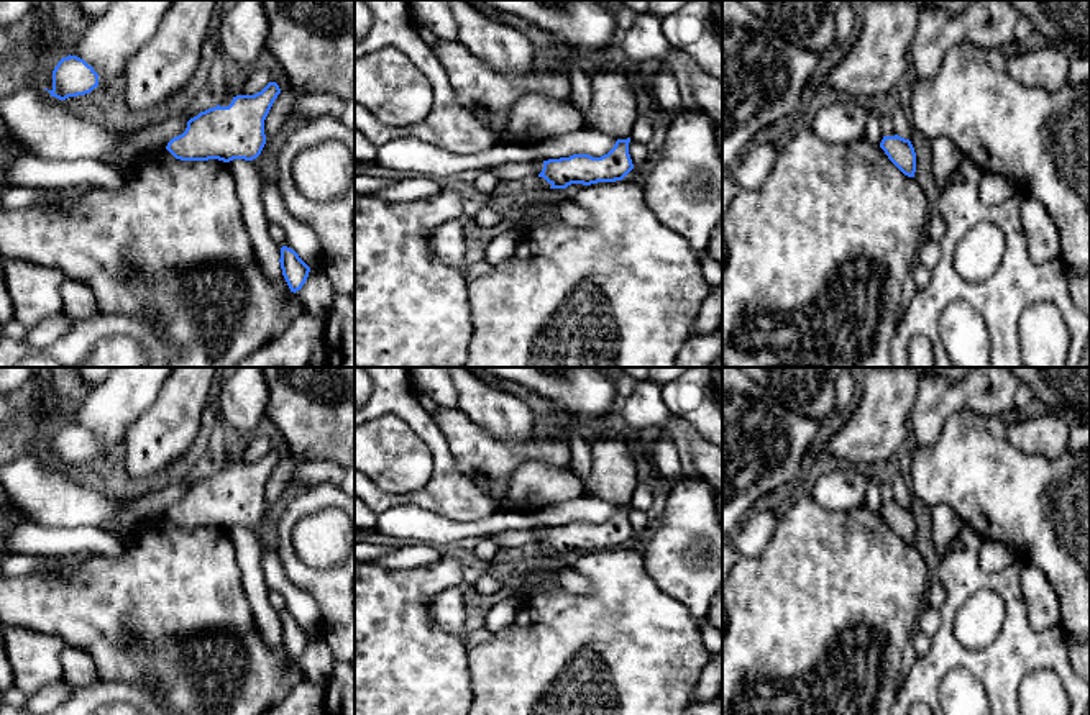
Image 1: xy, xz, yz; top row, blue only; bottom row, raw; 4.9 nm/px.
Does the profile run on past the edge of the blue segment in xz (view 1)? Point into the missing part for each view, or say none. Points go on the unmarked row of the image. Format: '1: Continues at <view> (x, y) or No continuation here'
1: No continuation here

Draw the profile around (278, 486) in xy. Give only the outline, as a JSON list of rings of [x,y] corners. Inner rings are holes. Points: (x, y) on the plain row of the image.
[[[289,453],[284,458],[281,458],[281,461],[274,467],[274,471],[264,487],[266,505],[272,505],[274,502],[286,497],[291,492],[291,480],[292,480],[295,471],[304,462],[305,462],[304,458],[295,458]]]

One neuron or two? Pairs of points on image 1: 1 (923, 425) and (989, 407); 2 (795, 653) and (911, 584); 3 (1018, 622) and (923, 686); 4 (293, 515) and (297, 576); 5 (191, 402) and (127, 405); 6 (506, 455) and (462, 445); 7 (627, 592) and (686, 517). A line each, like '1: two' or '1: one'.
1: one
2: one
3: one
4: one
5: two
6: one
7: two

